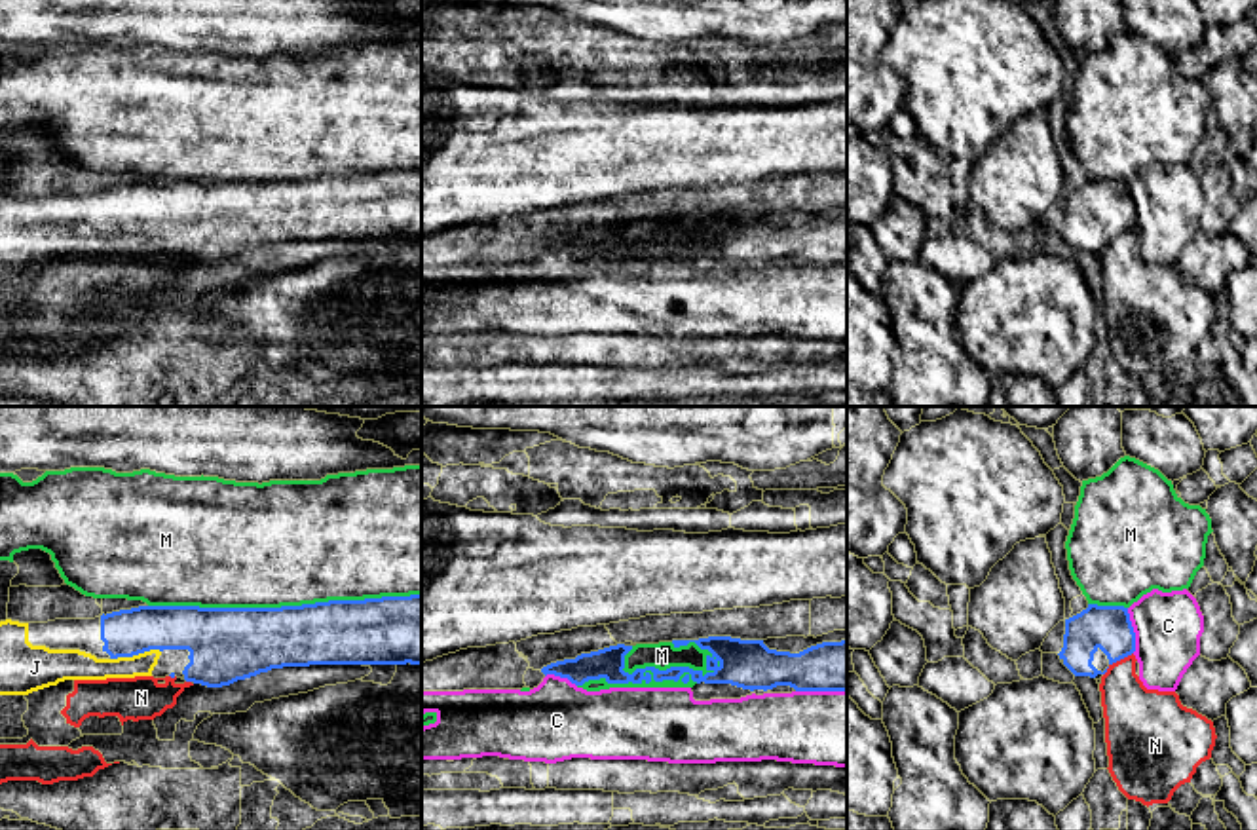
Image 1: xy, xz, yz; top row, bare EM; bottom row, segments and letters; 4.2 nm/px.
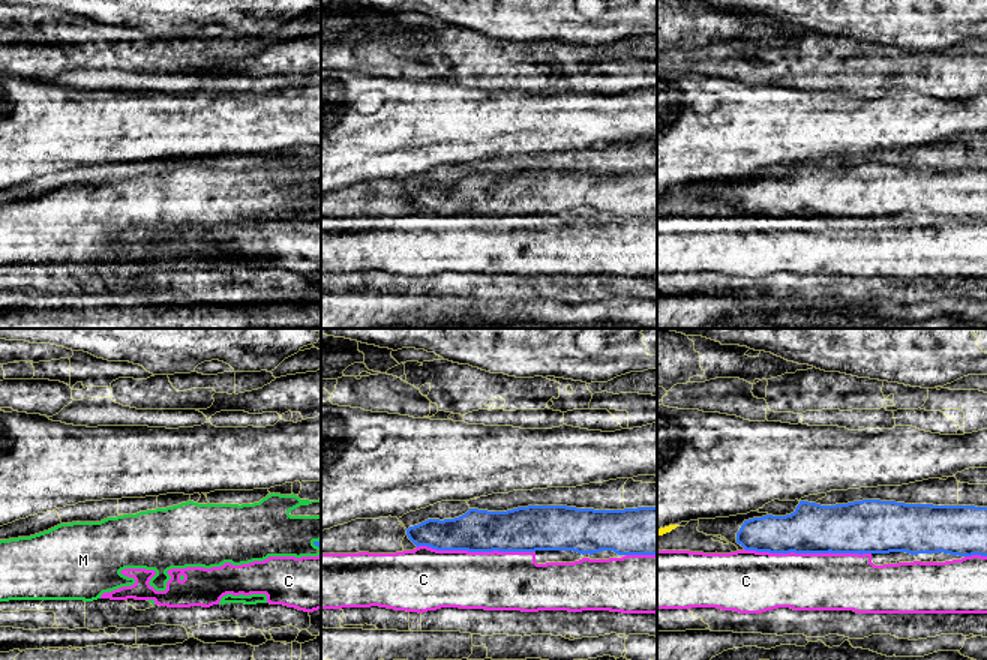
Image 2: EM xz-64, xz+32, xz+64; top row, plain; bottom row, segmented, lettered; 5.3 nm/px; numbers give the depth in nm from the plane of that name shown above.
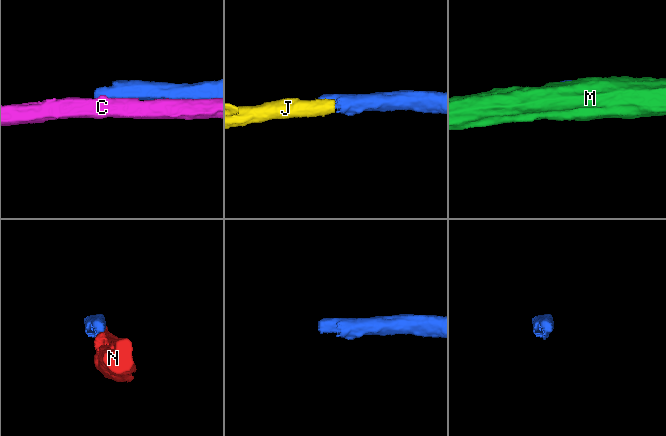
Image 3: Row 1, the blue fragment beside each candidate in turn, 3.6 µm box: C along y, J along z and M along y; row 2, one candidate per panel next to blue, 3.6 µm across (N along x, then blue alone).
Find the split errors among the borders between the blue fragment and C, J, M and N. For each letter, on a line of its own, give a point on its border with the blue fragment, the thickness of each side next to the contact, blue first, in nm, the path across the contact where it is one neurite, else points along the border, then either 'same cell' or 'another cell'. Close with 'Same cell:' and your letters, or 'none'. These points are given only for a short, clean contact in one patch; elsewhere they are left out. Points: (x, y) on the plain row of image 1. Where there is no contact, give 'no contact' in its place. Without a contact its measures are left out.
C: yz (1132, 206) | 190/280 nm | another cell
J: xy (135, 228) | 200/130 nm | across xy (126, 207), (135, 217), (135, 228), (116, 242), (78, 240) | same cell
M: xz (654, 253) | 130/120 nm | another cell
N: yz (1117, 234) | 190/260 nm | another cell
Same cell: J

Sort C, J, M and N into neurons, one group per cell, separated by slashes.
C / J / M / N

